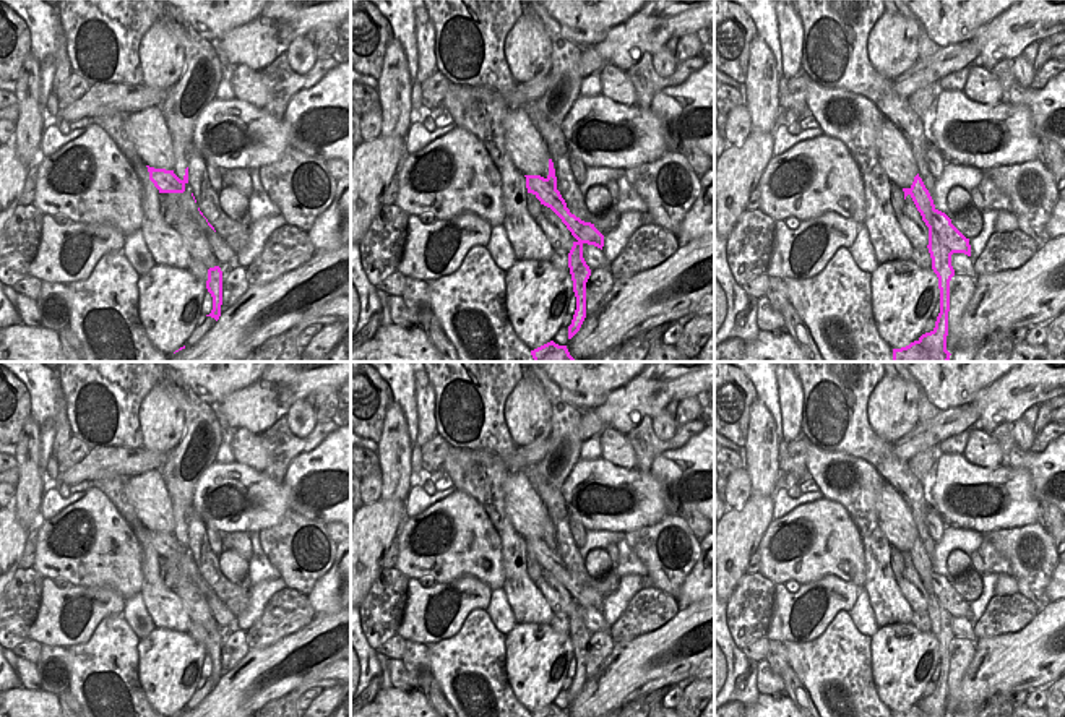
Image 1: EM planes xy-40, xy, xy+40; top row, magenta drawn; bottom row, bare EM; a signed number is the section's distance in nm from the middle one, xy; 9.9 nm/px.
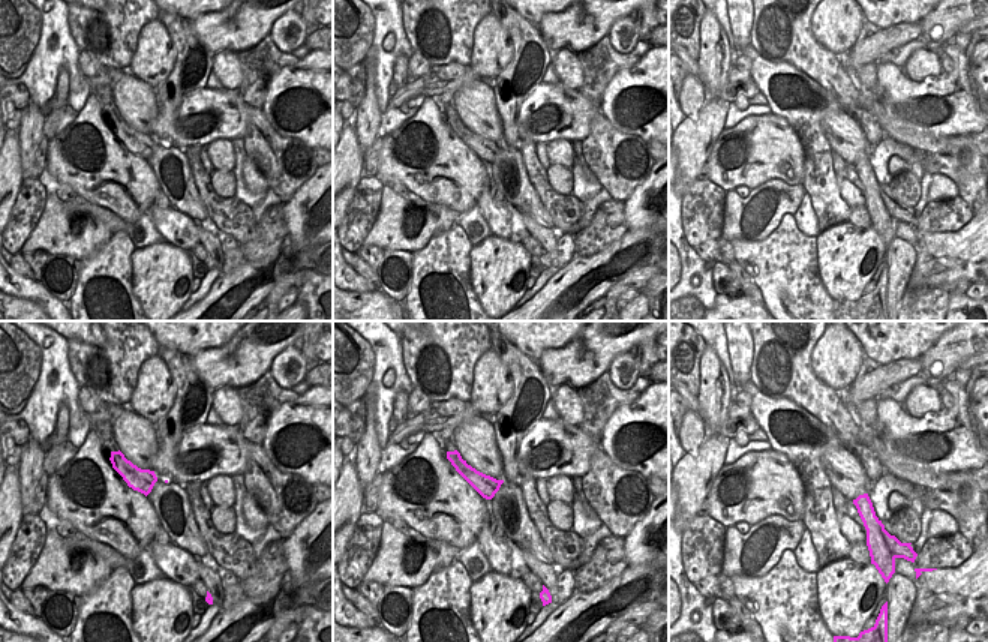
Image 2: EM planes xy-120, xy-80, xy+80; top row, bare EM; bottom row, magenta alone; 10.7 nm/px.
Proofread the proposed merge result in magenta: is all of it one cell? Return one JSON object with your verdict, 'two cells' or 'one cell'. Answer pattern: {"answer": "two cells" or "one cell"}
{"answer": "two cells"}

